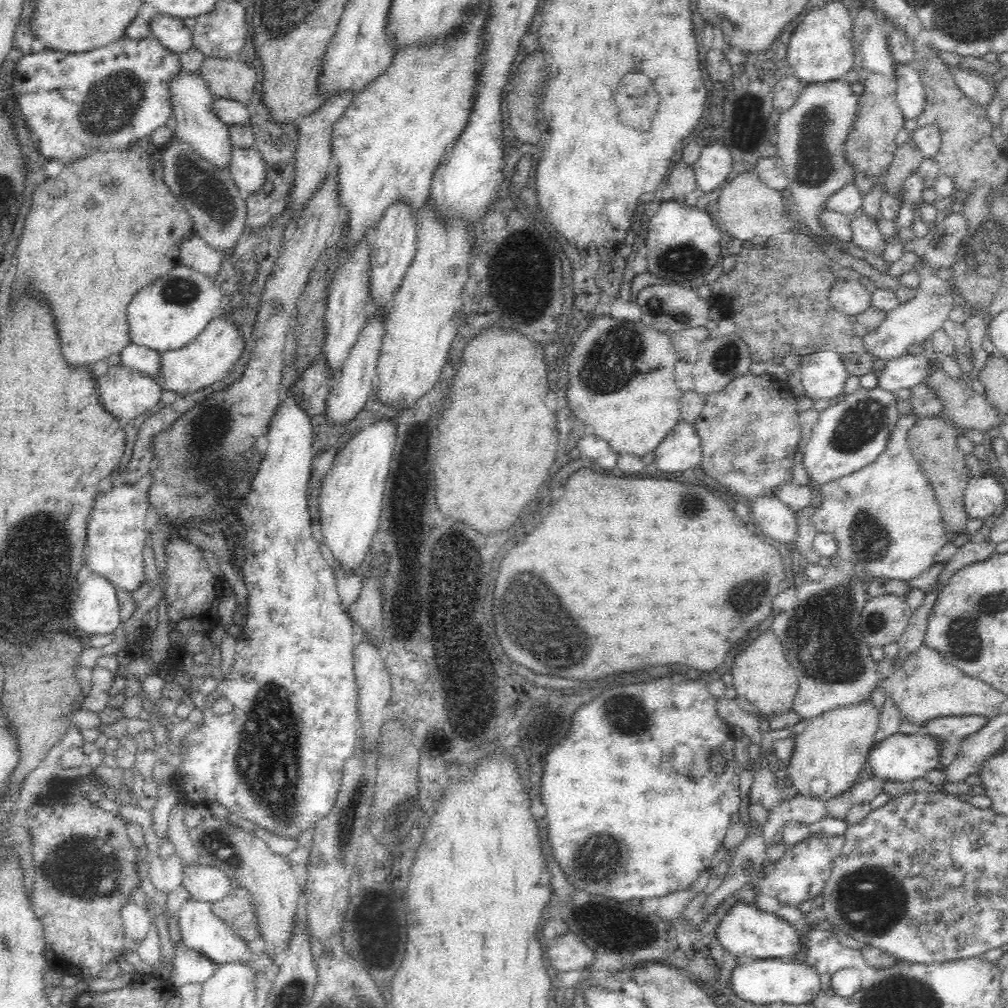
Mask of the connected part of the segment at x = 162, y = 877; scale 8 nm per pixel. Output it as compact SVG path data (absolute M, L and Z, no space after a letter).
M174 851L164 860L153 855L149 868L151 883L157 890L169 894L176 890L184 880L187 863Z

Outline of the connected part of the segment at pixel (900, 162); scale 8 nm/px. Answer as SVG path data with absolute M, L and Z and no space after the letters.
M909 137L906 142L898 145L894 160L889 167L887 175L886 193L890 195L900 195L903 192L903 183L918 171L925 156L922 155L916 141Z

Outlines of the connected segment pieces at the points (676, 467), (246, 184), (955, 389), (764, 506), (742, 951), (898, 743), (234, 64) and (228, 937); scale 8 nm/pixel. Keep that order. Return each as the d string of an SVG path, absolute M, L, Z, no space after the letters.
M680 420L655 452L654 464L662 472L686 472L699 468L702 443L694 424Z
M235 146L234 150L232 150L232 156L230 157L232 157L233 162L230 164L228 170L243 195L254 195L261 192L268 181L266 162L264 161L264 157L262 157L262 153L256 148L242 148Z
M941 366L932 370L924 382L934 386L944 401L942 415L960 431L985 432L1003 421L1005 414L1000 412L1000 407L992 405L984 394L976 393L963 378L953 379Z
M776 495L752 499L752 522L769 541L795 542L797 518L795 512Z
M743 902L732 904L730 914L720 916L720 926L718 926L718 937L720 943L726 950L740 954L740 956L750 956L750 958L784 958L802 952L802 942L805 928L796 930L792 923L783 920L776 915L770 905L748 905Z
M919 732L917 734L894 734L886 740L873 744L867 761L870 762L874 776L886 781L906 782L912 778L922 778L930 770L940 767L939 759L944 745L942 738Z
M205 57L197 71L216 97L236 99L245 105L256 94L256 69L238 58Z
M188 898L178 911L181 942L192 950L197 950L219 965L239 962L255 972L268 972L274 966L270 954L264 951L259 943L248 942L242 935L236 934L229 928L224 919L214 914L212 904Z

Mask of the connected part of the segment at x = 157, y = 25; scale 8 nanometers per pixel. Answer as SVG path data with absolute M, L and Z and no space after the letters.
M158 14L150 22L150 31L162 45L175 53L182 54L194 46L194 35L191 28L184 25L183 18Z

